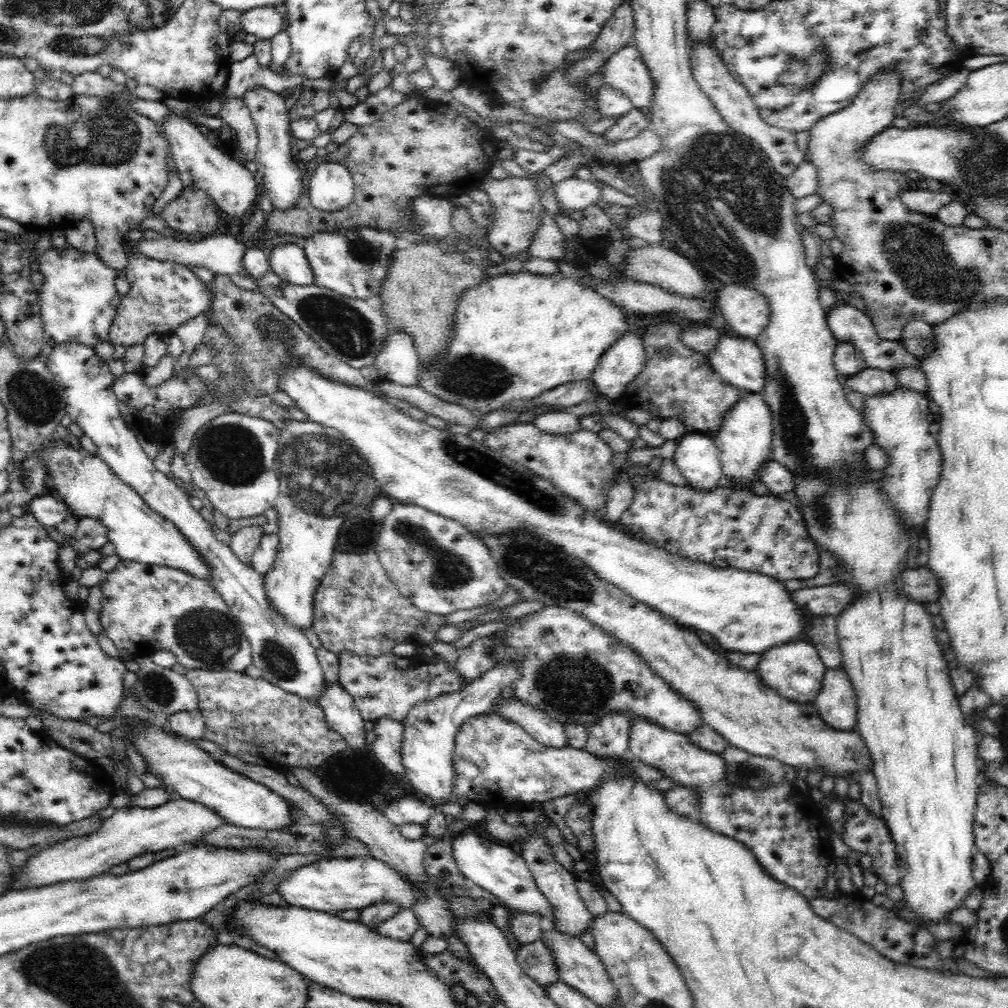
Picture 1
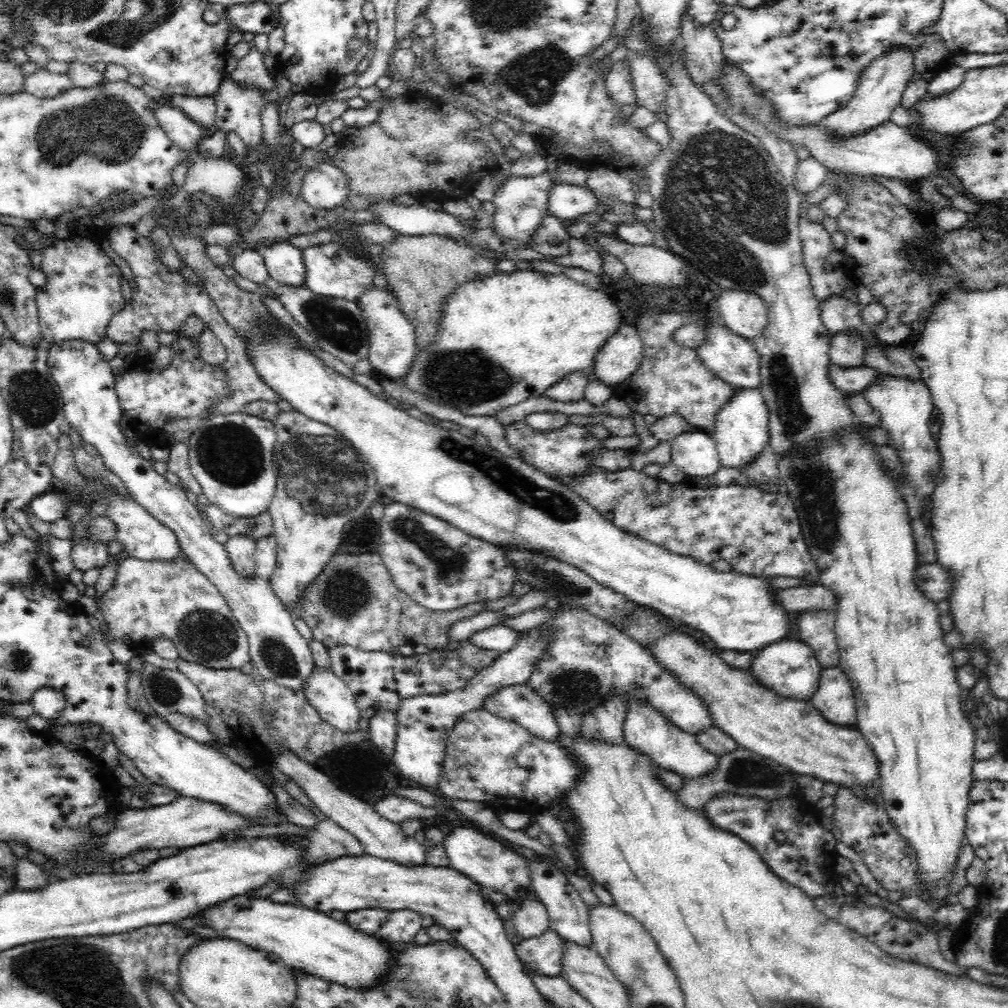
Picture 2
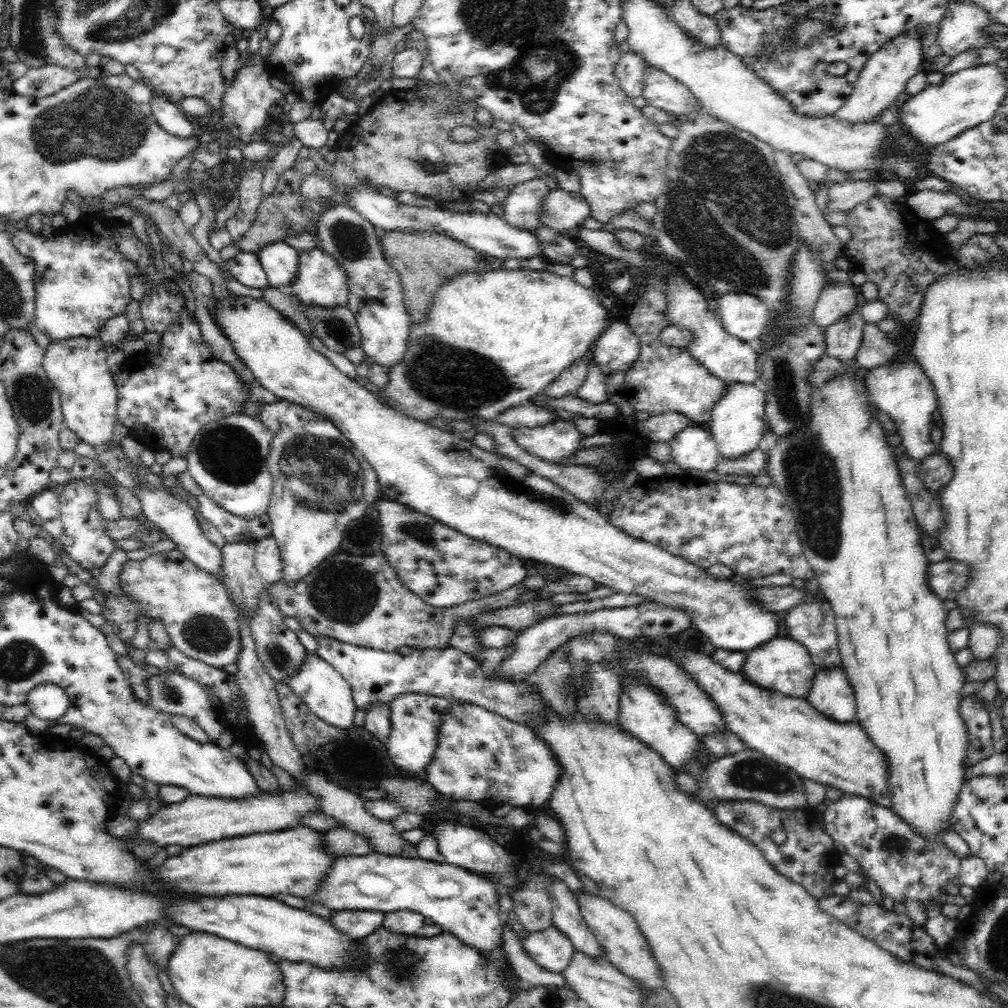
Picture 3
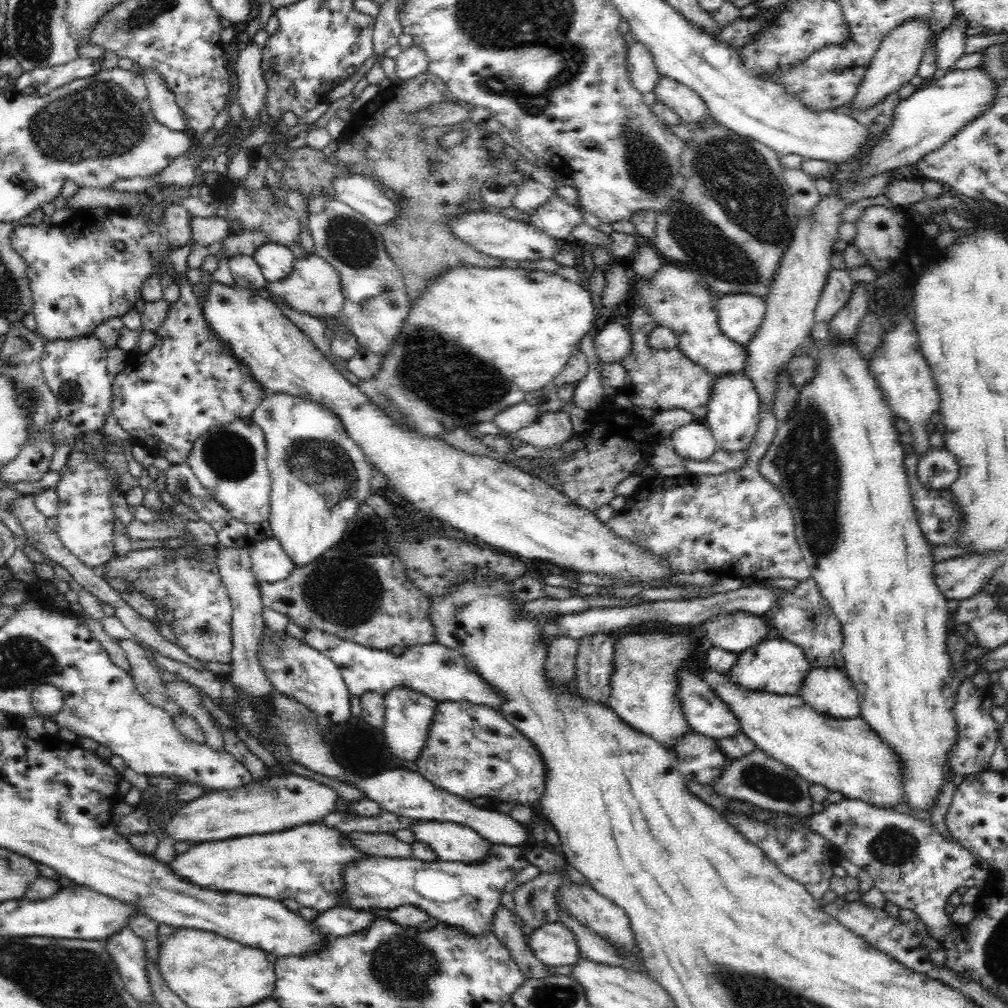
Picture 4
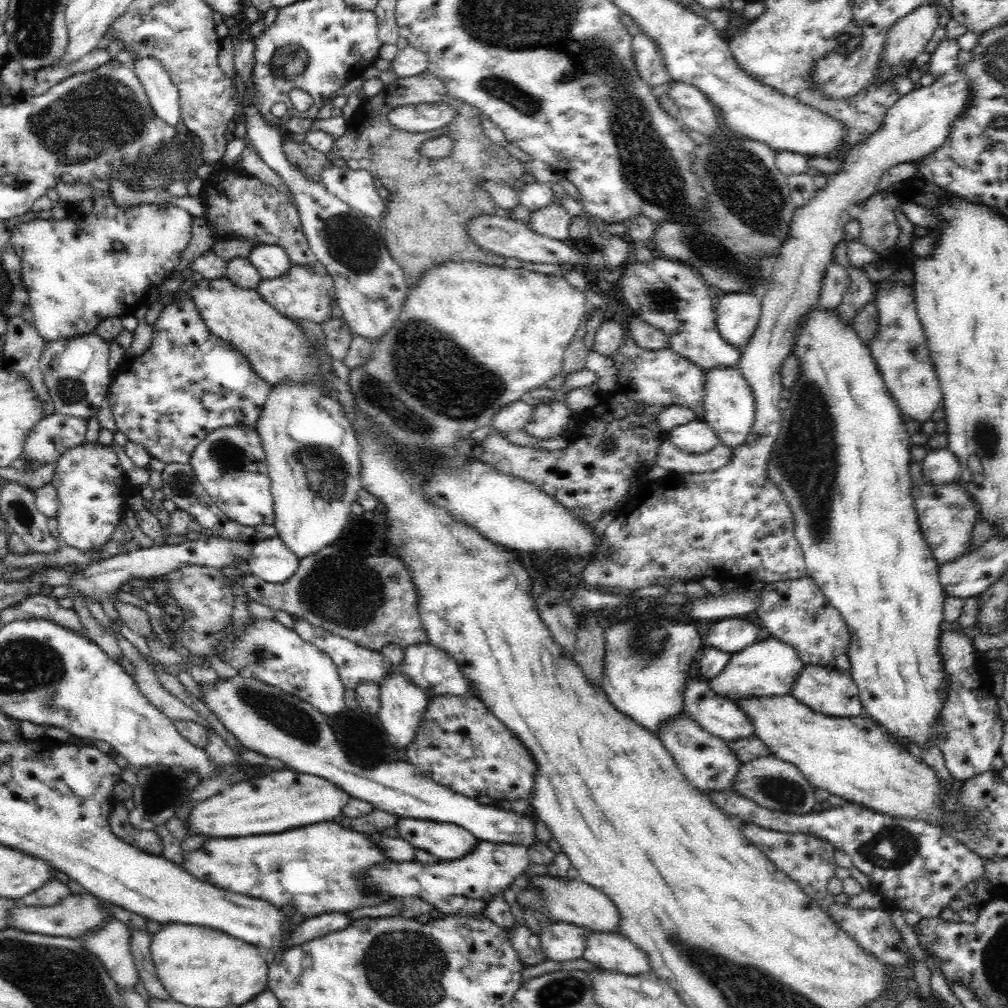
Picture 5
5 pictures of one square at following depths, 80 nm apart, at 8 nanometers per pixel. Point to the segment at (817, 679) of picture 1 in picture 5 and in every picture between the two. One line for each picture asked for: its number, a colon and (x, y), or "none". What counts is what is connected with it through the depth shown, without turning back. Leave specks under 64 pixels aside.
2: (789, 668)
3: (782, 665)
4: (775, 666)
5: (768, 668)

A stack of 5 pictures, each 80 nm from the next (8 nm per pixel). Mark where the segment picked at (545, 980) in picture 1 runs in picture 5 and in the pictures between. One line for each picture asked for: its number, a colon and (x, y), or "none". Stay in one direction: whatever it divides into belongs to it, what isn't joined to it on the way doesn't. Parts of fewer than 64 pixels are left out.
2: (544, 953)
3: (550, 949)
4: (553, 944)
5: (560, 941)

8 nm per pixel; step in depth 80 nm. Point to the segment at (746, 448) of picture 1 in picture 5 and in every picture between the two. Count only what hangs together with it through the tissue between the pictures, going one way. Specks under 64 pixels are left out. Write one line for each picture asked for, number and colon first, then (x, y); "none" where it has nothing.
2: (741, 427)
3: (737, 420)
4: (733, 411)
5: (729, 408)

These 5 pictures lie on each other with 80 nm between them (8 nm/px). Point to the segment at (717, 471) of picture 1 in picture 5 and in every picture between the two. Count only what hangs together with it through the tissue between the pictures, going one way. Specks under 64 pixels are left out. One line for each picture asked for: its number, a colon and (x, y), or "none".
2: (695, 453)
3: (694, 449)
4: (694, 442)
5: (695, 437)

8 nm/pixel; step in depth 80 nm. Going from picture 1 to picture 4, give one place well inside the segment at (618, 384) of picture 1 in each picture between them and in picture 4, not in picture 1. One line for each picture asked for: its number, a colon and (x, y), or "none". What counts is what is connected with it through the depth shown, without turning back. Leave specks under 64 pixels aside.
2: (620, 356)
3: (617, 348)
4: (613, 341)

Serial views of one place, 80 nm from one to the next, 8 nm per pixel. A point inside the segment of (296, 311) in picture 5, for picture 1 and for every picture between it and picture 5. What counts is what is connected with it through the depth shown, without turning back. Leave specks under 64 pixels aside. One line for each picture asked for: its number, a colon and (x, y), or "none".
1: (355, 264)
2: (331, 270)
3: (320, 281)
4: (313, 287)

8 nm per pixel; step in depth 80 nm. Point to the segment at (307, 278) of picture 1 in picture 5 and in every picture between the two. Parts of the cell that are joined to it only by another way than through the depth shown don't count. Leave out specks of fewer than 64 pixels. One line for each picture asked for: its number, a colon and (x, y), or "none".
2: (283, 261)
3: (279, 261)
4: (275, 260)
5: (270, 261)

